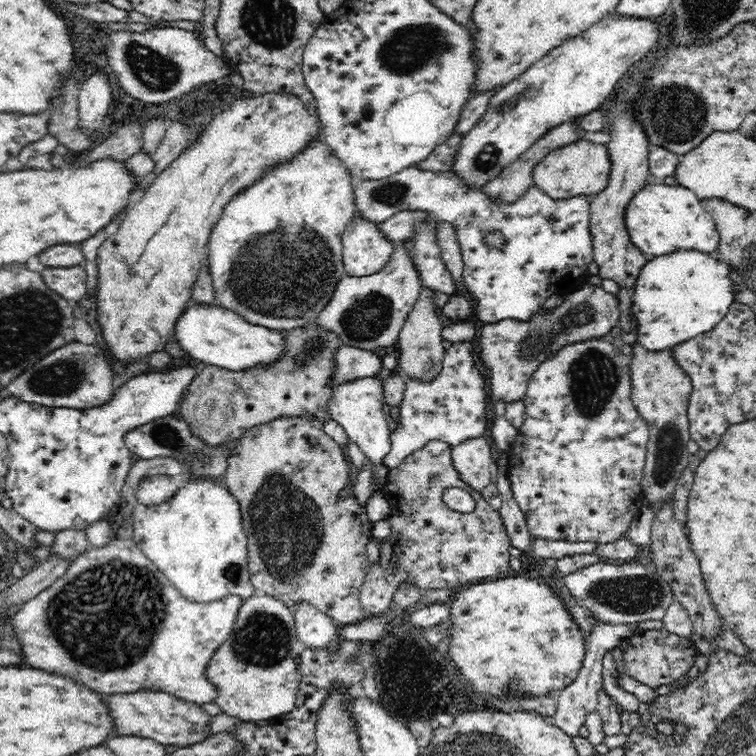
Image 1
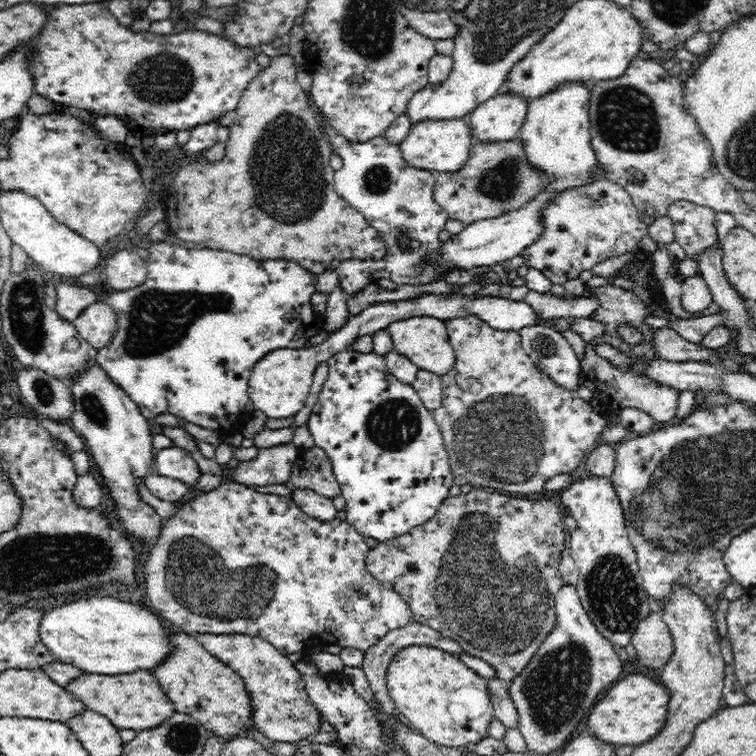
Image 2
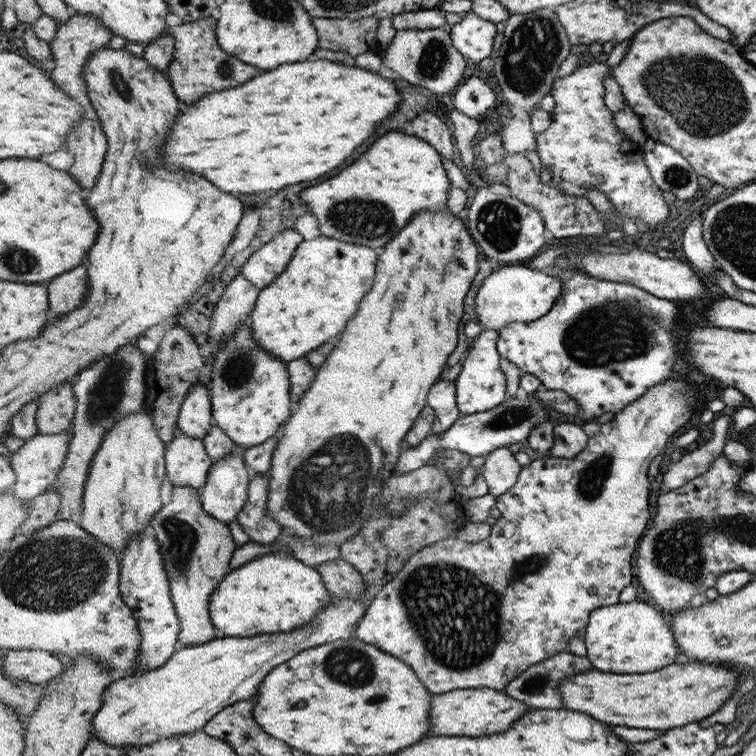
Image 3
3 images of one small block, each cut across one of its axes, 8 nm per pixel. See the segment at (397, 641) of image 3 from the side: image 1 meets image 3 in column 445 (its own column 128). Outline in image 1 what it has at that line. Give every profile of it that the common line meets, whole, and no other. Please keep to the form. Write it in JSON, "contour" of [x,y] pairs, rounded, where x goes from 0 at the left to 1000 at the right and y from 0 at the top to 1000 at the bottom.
{"contour":[[[148,712],[136,724],[116,724],[114,729],[101,737],[101,741],[93,745],[85,762],[21,806],[16,815],[12,815],[12,833],[16,835],[17,844],[22,845],[24,854],[29,860],[28,865],[32,865],[32,873],[42,884],[58,884],[63,889],[85,889],[85,894],[101,894],[101,899],[111,899],[111,905],[116,905],[116,910],[127,910],[130,915],[138,915],[138,918],[204,913],[204,915],[221,915],[241,926],[267,933],[283,930],[286,921],[288,921],[286,907],[280,902],[275,902],[272,892],[275,876],[286,858],[306,837],[313,810],[321,796],[323,792],[304,787],[279,798],[251,798],[224,771],[224,767],[204,749],[202,743],[196,741],[196,737],[181,724],[175,712]]]}

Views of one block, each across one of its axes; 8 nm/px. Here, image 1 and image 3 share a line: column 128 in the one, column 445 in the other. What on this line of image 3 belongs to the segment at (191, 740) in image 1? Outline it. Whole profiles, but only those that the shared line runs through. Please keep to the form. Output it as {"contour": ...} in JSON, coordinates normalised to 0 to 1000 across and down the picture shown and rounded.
{"contour":[[[622,910],[614,915],[593,915],[571,923],[571,968],[579,974],[636,975],[667,968],[690,947],[698,937],[648,910]]]}

